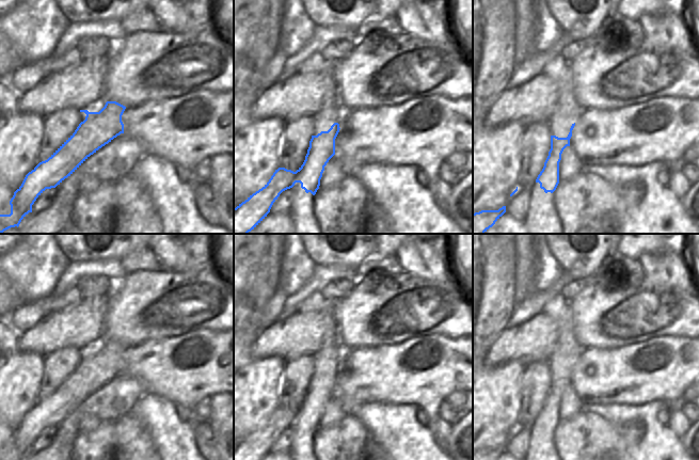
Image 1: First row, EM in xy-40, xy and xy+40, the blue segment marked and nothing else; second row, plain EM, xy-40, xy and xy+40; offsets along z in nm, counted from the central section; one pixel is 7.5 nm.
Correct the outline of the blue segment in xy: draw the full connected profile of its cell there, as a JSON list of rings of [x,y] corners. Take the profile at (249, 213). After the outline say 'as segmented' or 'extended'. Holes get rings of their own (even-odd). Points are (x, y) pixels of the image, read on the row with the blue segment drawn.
[[[334,123],[328,131],[312,136],[305,160],[296,172],[279,168],[261,189],[234,208],[234,234],[248,234],[254,229],[270,212],[280,194],[296,183],[300,183],[306,193],[315,195],[324,166],[335,155],[339,129],[339,124]]]; as segmented

